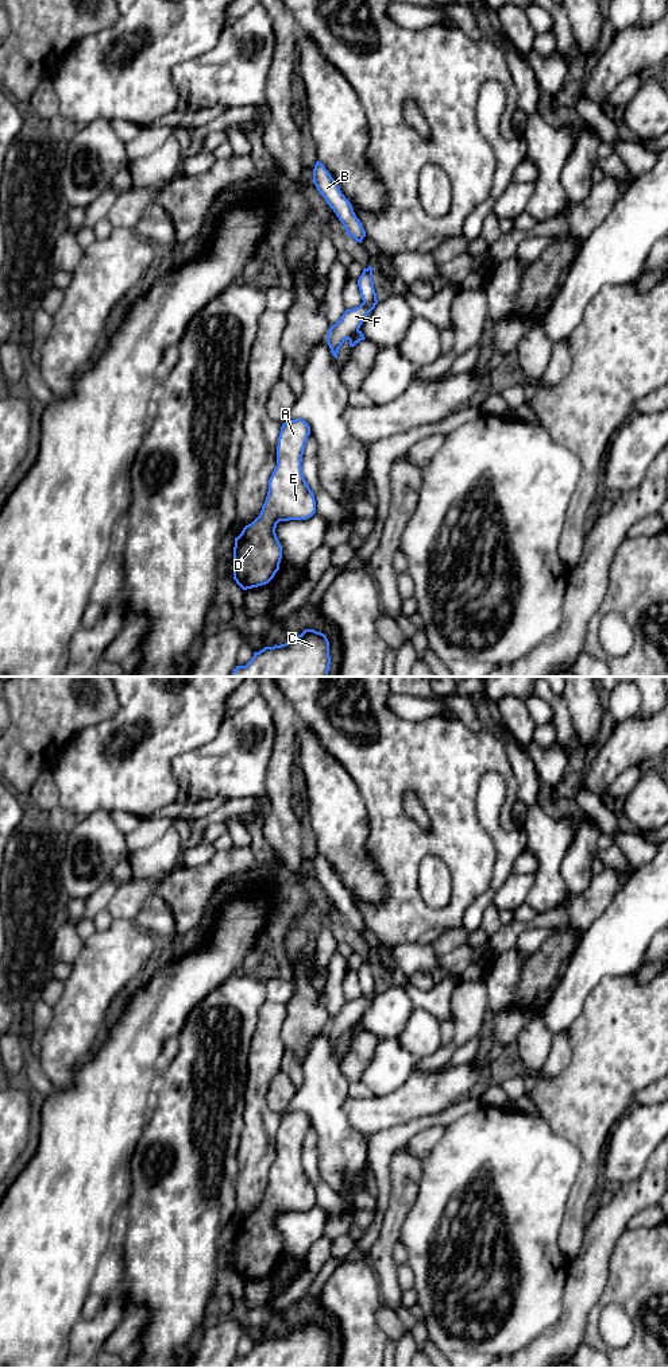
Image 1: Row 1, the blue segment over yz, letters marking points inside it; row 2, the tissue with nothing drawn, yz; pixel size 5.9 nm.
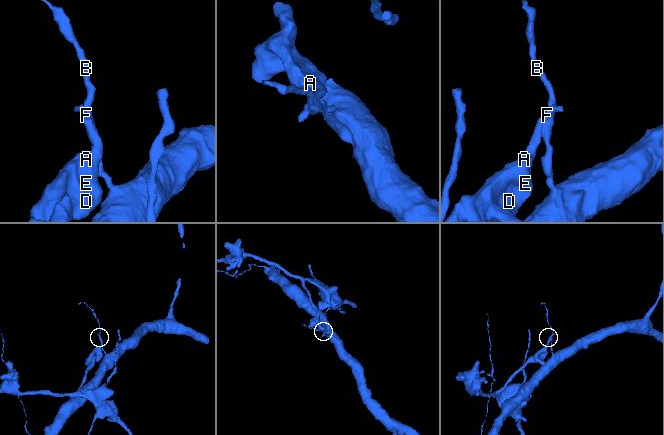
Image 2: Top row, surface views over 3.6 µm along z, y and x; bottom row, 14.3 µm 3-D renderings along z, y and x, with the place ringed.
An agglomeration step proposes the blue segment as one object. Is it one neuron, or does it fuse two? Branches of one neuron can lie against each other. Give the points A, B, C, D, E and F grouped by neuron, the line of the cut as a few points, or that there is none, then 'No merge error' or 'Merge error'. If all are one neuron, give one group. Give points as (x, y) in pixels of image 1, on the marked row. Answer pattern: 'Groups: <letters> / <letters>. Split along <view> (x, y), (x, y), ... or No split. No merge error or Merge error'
Groups: A D E F / B C. Split along yz (363, 300), (370, 311). Merge error

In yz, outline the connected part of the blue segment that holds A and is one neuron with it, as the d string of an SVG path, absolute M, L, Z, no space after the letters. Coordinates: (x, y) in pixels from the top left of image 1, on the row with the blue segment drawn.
M302 419L282 424L277 466L259 516L235 537L233 579L243 589L269 583L279 570L282 546L275 528L279 521L306 520L316 513L316 500L302 474L302 455L310 435Z

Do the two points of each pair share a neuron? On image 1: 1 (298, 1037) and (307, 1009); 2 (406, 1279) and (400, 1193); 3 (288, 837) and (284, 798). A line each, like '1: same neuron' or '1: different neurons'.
1: same neuron
2: different neurons
3: same neuron

